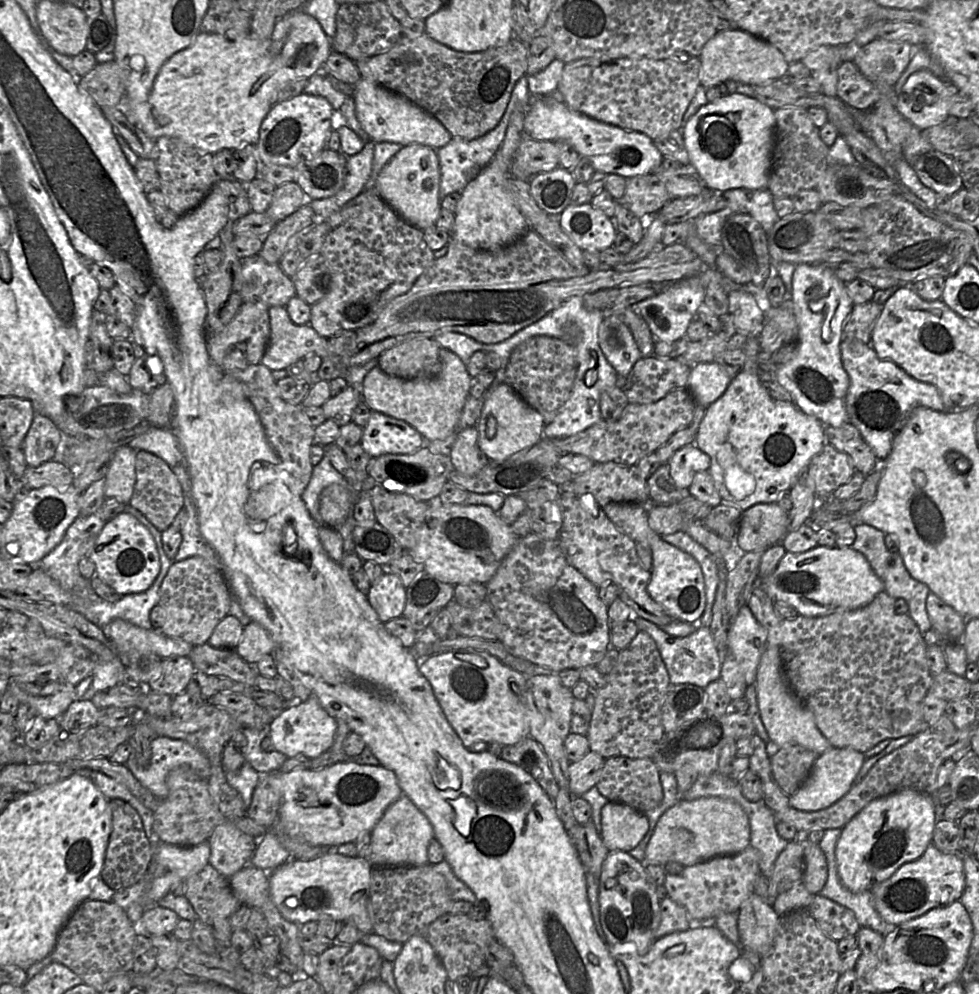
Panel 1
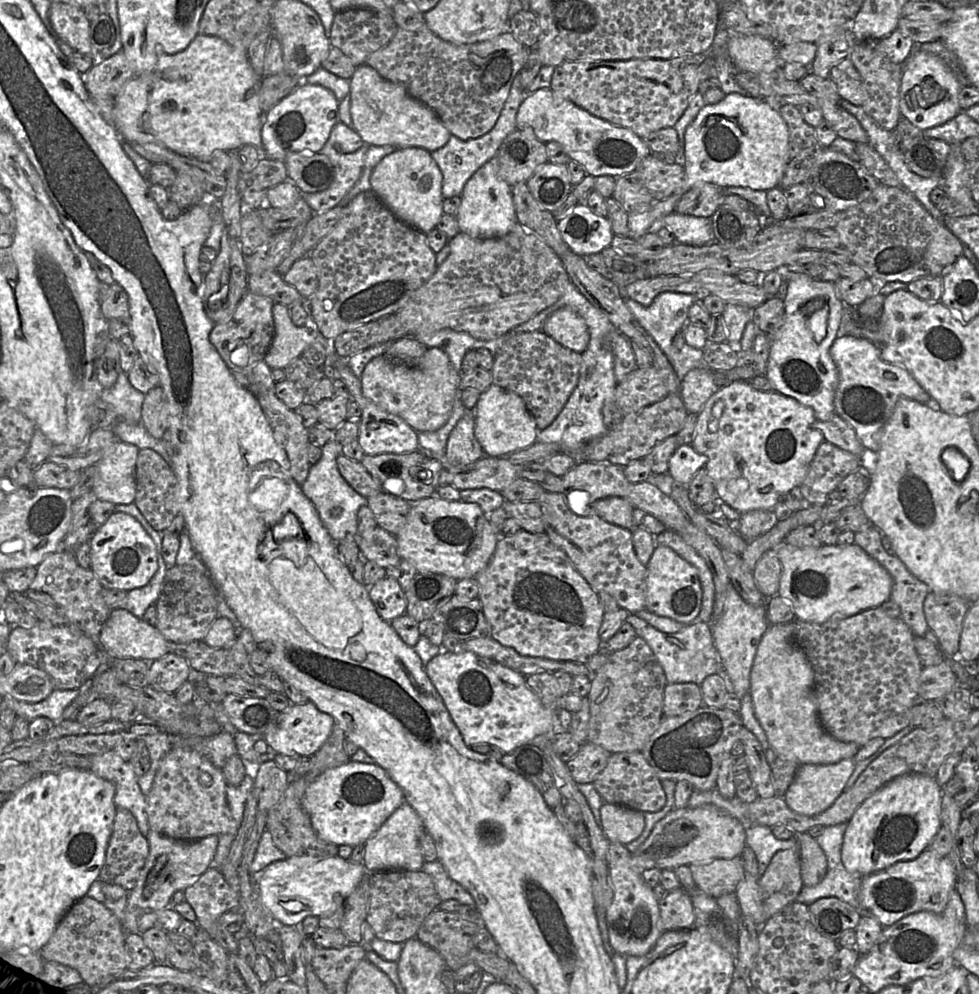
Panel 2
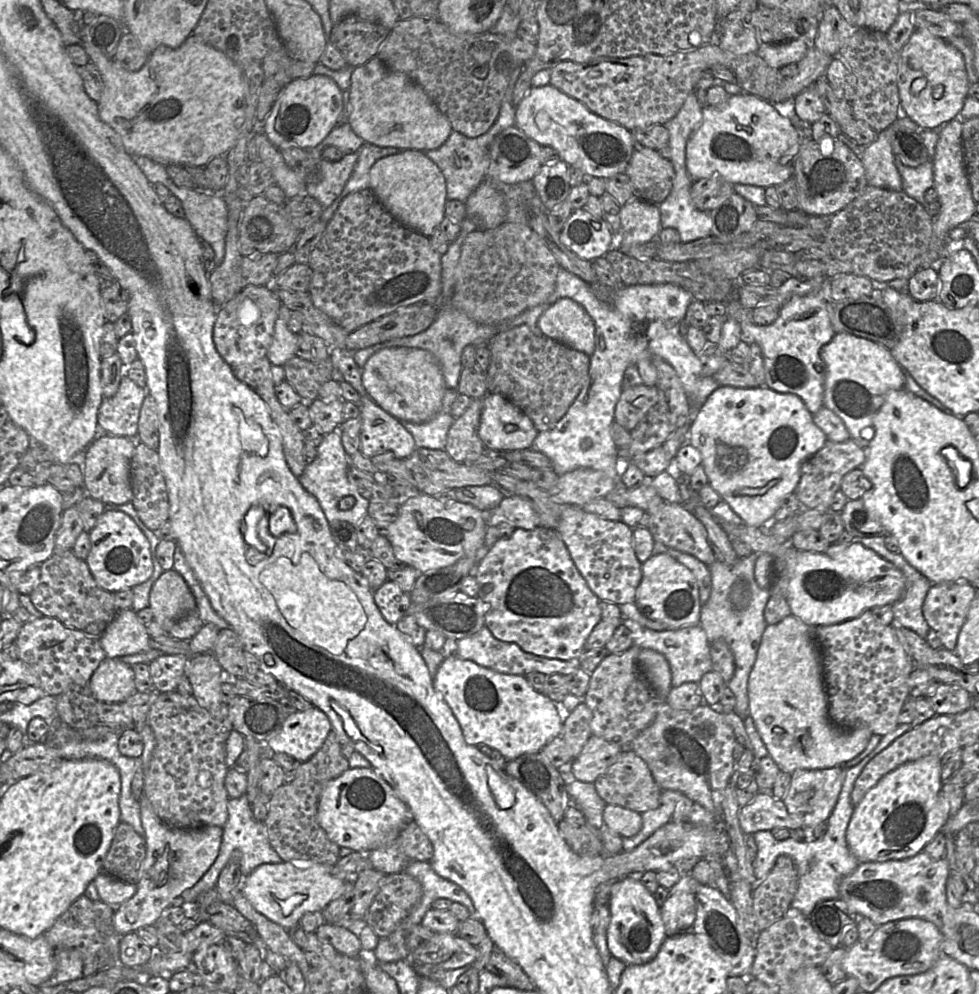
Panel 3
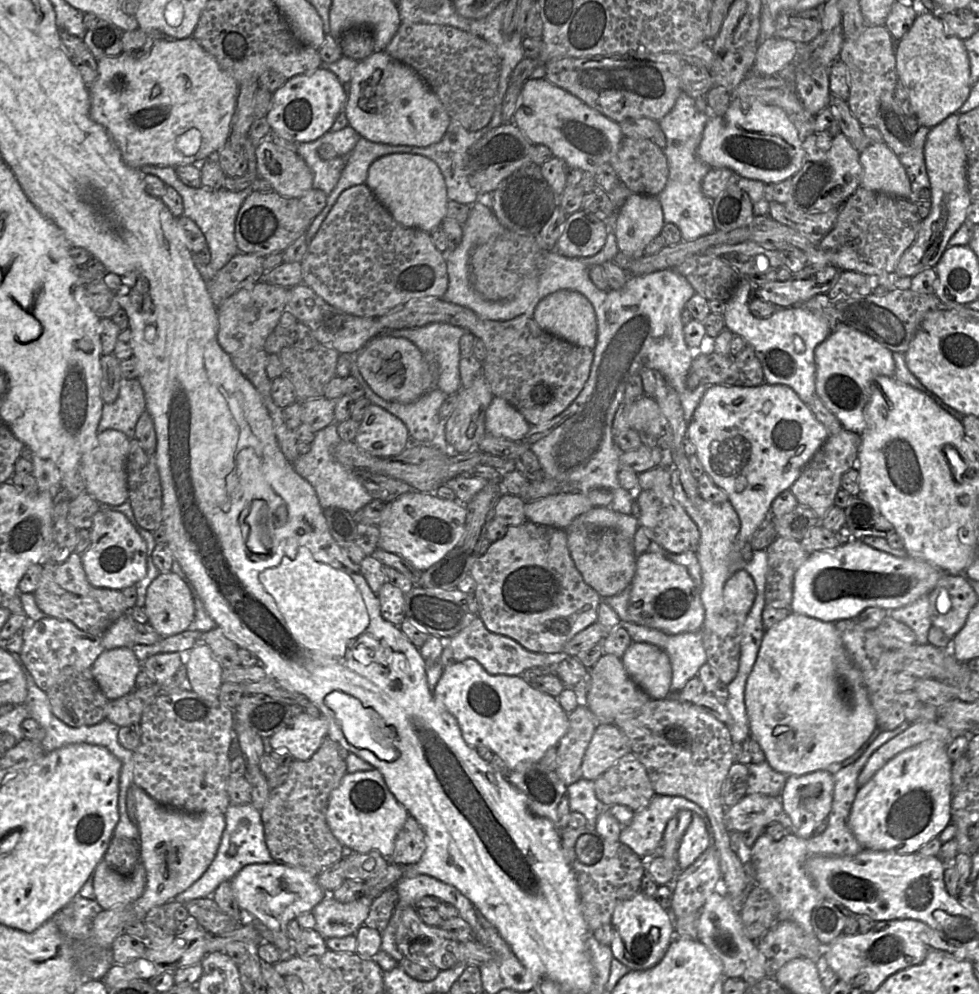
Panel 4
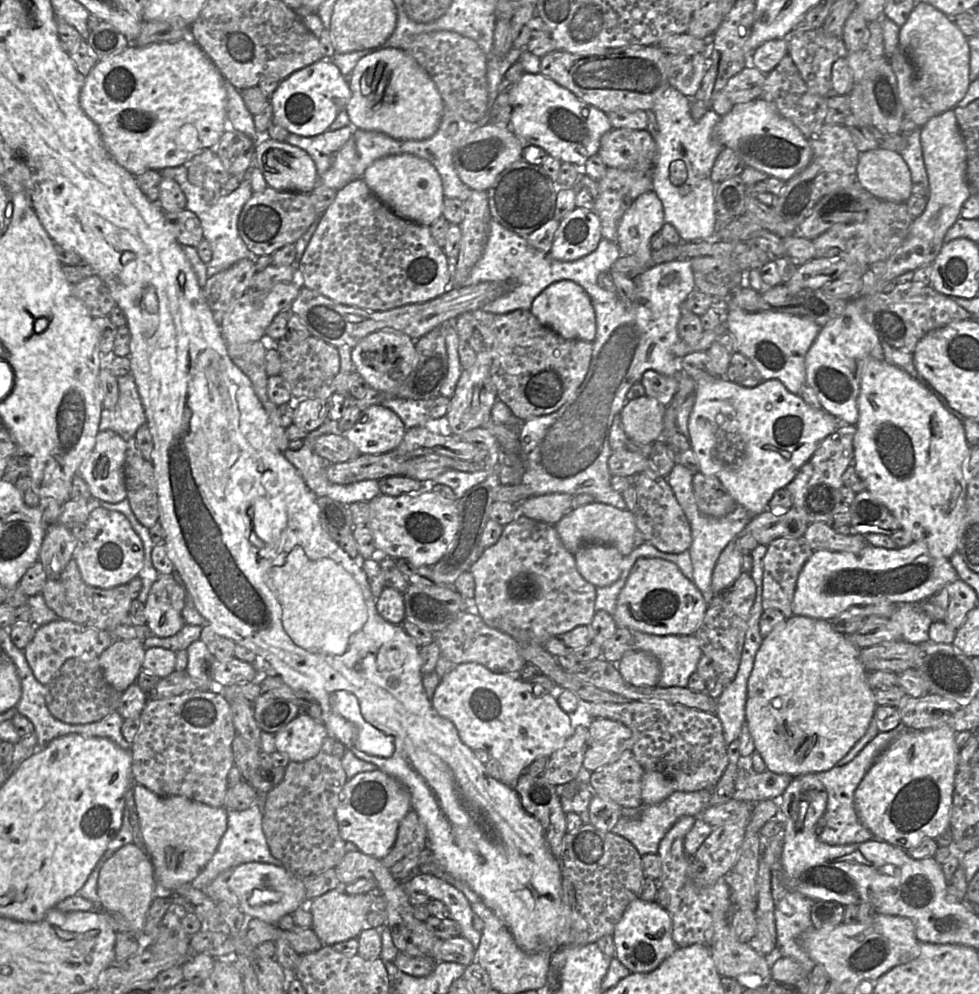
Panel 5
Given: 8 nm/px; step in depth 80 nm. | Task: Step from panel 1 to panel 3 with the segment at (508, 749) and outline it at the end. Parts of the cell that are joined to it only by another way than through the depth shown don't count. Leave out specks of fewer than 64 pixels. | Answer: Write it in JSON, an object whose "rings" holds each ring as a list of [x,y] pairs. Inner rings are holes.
{"rings":[[[539,753],[524,754],[510,760],[504,771],[519,780],[548,809],[558,824],[571,805],[566,791],[566,775]]]}

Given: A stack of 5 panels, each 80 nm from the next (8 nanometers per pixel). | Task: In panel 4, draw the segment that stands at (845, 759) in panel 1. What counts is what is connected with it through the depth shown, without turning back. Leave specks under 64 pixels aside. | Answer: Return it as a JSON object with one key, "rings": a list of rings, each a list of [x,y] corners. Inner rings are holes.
{"rings":[[[828,770],[787,776],[785,786],[780,794],[780,800],[785,813],[791,821],[790,832],[801,838],[813,836],[817,825],[827,819],[829,815],[833,800],[833,791],[833,775]]]}

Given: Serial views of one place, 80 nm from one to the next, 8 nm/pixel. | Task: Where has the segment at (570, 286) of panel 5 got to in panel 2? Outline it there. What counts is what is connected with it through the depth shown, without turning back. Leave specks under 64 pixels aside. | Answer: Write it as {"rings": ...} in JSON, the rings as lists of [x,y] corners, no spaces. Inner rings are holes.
{"rings":[[[570,308],[554,311],[545,321],[543,332],[559,344],[578,353],[586,350],[590,340],[584,319]]]}

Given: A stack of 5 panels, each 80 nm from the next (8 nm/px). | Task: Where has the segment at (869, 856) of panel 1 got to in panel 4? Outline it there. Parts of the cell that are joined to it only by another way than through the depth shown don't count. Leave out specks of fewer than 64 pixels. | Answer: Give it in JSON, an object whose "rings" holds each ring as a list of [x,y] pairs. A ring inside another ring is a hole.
{"rings":[[[927,740],[897,754],[860,787],[852,804],[848,826],[863,848],[913,854],[924,844],[938,837],[951,822],[952,763],[947,755],[946,744],[937,740]]]}

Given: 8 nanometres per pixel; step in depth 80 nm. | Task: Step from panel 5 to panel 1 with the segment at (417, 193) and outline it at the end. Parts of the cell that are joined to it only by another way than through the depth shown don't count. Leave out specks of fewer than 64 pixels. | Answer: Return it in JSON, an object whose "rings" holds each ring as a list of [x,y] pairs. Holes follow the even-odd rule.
{"rings":[[[413,143],[403,146],[384,166],[376,180],[380,197],[405,221],[424,230],[436,224],[441,210],[441,172],[437,149]]]}

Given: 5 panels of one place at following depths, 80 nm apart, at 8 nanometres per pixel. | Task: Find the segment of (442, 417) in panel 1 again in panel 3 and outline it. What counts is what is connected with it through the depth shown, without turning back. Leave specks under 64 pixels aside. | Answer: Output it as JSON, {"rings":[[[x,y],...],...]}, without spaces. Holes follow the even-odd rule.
{"rings":[[[391,347],[374,353],[362,368],[362,382],[368,396],[400,421],[424,423],[441,409],[447,389],[435,356],[418,348]]]}

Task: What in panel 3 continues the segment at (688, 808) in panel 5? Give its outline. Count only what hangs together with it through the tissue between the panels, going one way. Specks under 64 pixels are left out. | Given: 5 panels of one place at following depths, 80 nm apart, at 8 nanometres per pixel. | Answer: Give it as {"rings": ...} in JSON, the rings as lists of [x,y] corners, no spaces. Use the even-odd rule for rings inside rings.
{"rings":[[[662,790],[660,804],[657,808],[648,810],[641,814],[642,827],[632,837],[623,837],[624,851],[631,851],[647,840],[657,829],[670,822],[676,803],[683,793],[675,790]]]}

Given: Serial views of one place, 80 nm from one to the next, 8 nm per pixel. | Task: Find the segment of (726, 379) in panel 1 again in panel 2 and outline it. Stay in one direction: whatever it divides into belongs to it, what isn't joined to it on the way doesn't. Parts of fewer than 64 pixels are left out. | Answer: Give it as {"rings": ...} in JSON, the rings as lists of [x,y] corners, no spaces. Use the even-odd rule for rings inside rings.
{"rings":[[[708,368],[690,370],[683,378],[679,394],[688,413],[698,414],[705,402],[720,388]]]}

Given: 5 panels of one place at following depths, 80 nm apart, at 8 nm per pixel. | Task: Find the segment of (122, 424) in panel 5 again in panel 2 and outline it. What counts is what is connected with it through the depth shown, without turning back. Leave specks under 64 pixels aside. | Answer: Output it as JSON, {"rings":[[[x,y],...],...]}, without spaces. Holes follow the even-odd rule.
{"rings":[[[121,372],[116,383],[104,388],[101,400],[114,411],[119,421],[139,423],[145,394],[136,390],[129,382],[127,374]]]}

